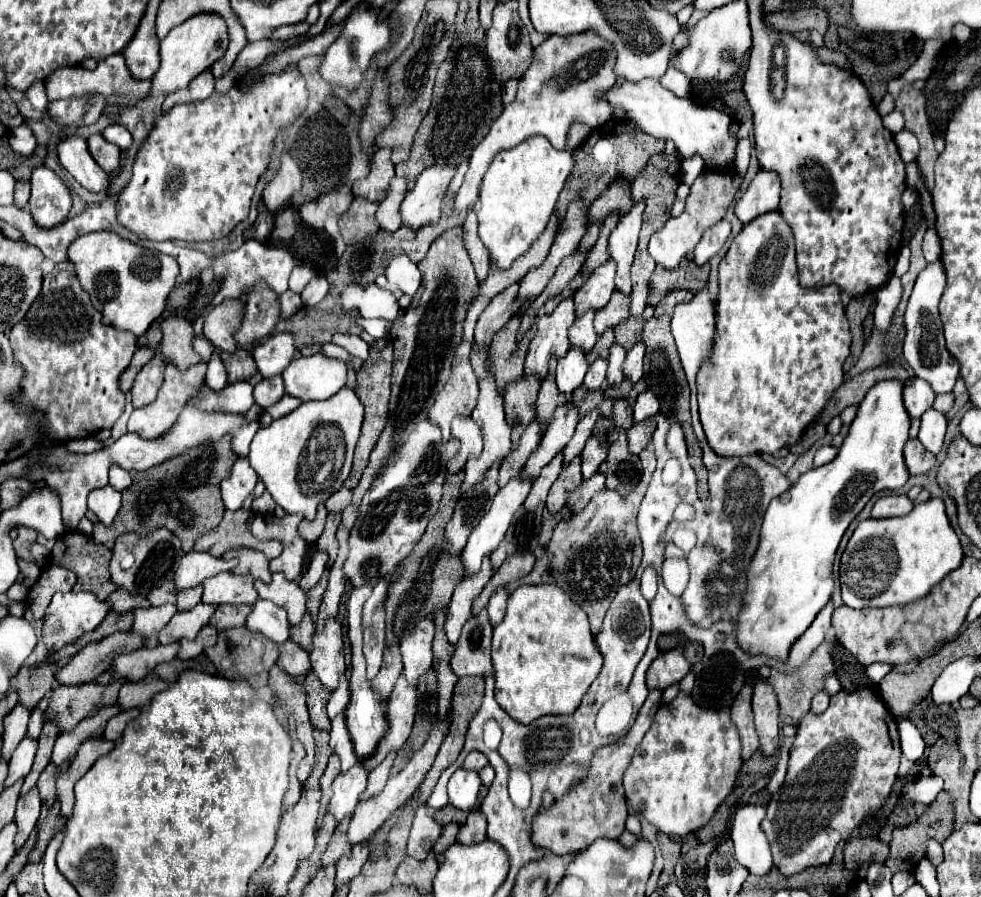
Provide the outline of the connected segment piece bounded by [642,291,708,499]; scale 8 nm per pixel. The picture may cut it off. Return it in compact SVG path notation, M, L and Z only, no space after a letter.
M672 291L668 293L668 297L664 297L656 309L654 309L654 315L646 321L644 325L644 333L642 333L642 341L646 343L646 357L644 357L644 379L648 383L648 389L652 393L656 393L656 397L660 399L660 411L668 411L668 413L676 413L682 429L684 429L684 437L686 437L686 445L688 445L688 457L690 457L690 465L696 473L696 479L698 479L698 495L704 499L708 497L708 485L706 485L706 467L702 465L702 449L694 437L694 431L692 431L692 425L690 425L690 405L688 405L688 399L690 399L690 389L688 389L688 381L686 381L686 375L684 375L684 369L682 369L682 363L680 363L680 357L678 357L678 351L676 351L676 343L674 343L674 337L670 333L670 317L672 317L672 311L676 307L676 303L680 301L690 301L694 297L694 293L688 293L688 291Z

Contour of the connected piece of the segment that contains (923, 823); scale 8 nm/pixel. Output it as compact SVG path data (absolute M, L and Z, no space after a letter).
M940 793L936 797L936 801L932 805L928 805L928 809L924 811L924 815L918 817L918 821L914 825L908 827L896 827L892 841L890 841L890 857L886 859L886 865L892 869L892 873L898 871L908 871L914 873L918 867L918 861L926 857L926 849L928 849L928 841L936 839L938 843L942 843L954 829L954 811L952 811L952 797L948 793Z

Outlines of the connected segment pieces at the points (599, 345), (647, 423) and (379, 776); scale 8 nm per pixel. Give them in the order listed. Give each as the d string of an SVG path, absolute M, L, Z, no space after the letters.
M606 329L606 333L602 333L602 335L598 337L598 341L596 341L596 345L594 345L594 351L586 355L588 363L592 363L596 357L604 357L604 359L606 359L606 357L608 357L608 349L610 349L612 343L614 343L614 333L612 333L612 329Z
M652 417L644 419L640 423L634 423L628 429L628 449L630 449L630 453L640 453L648 445L654 429L656 429L656 421Z
M388 753L388 757L376 769L370 771L370 775L368 775L368 787L364 789L364 793L360 795L360 799L366 801L366 799L378 795L384 789L384 785L388 781L388 775L390 775L390 769L394 765L394 759L396 759L396 753Z

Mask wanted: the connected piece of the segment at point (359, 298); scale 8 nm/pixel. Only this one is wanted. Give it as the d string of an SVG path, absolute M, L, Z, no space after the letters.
M374 283L367 287L350 284L342 295L342 306L346 311L357 310L364 319L386 321L394 321L400 311L396 297Z

